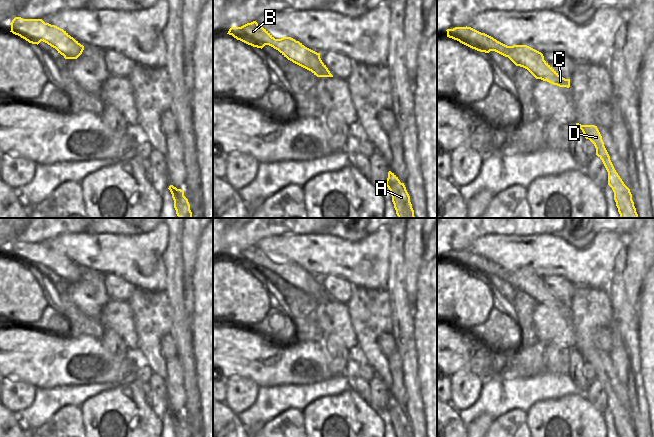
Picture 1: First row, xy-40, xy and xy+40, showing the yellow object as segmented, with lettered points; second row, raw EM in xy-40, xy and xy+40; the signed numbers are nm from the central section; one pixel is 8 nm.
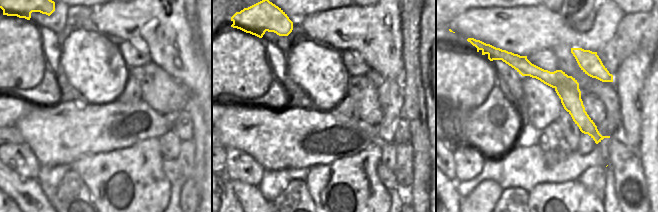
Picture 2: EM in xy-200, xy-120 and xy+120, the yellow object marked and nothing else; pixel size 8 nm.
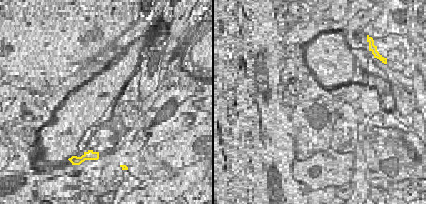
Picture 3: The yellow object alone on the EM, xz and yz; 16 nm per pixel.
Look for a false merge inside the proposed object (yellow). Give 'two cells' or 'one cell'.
one cell

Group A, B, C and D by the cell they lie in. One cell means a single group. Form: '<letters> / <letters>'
A B C D

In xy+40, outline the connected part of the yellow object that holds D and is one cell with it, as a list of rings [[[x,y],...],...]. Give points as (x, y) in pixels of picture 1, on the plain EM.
[[[576,347],[582,354],[586,363],[589,363],[596,372],[596,379],[602,384],[608,396],[608,409],[614,416],[614,424],[619,437],[637,437],[632,424],[630,413],[624,408],[616,396],[610,380],[604,370],[602,360],[595,349],[581,349]]]

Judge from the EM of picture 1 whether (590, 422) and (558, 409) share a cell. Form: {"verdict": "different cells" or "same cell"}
{"verdict": "same cell"}

